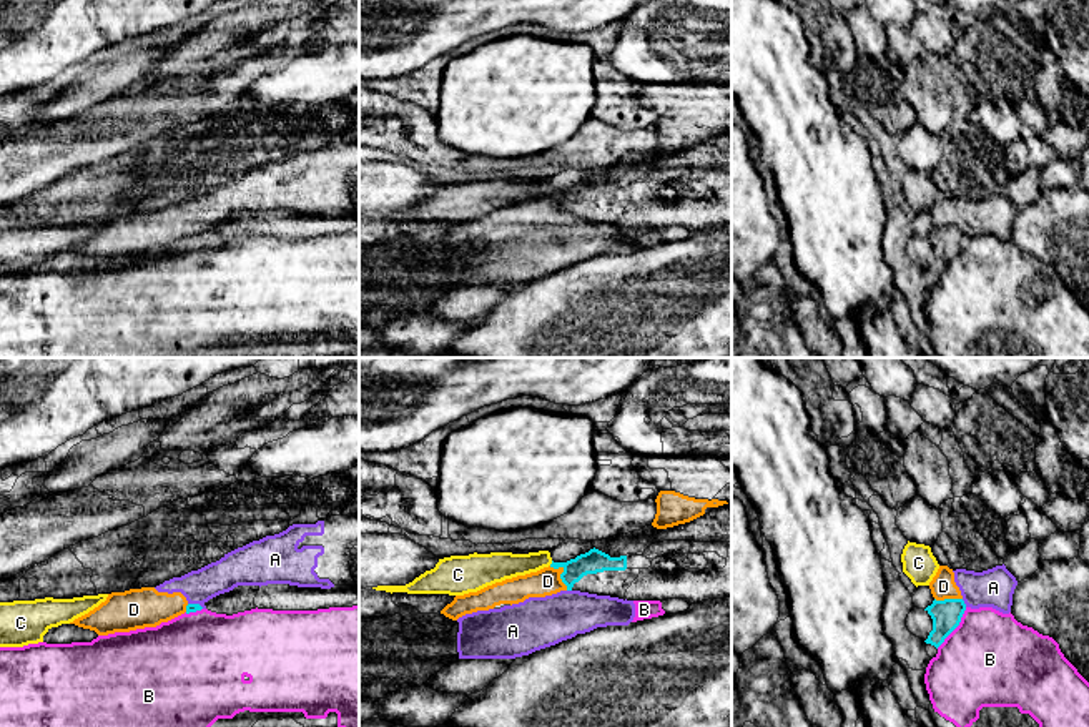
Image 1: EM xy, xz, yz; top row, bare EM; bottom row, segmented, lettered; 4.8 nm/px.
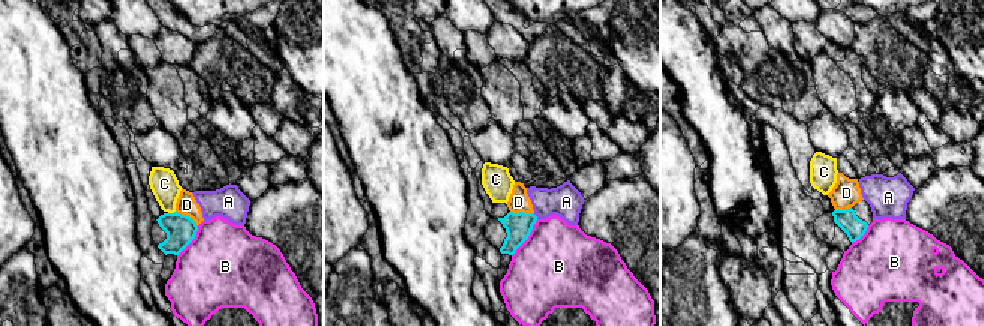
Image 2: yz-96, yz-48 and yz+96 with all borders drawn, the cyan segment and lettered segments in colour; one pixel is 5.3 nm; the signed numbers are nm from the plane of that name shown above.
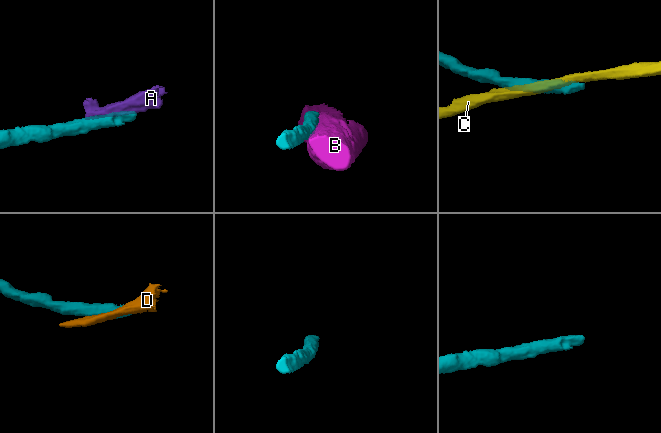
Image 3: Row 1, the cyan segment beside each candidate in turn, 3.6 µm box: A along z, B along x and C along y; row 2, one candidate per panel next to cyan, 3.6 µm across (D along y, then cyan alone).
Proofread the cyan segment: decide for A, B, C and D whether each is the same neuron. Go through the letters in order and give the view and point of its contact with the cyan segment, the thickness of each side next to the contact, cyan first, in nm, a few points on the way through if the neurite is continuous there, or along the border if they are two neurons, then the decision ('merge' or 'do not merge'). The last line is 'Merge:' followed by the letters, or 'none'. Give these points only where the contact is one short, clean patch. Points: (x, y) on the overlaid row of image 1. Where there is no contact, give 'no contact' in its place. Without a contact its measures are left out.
A: meets cyan in yz at (963, 603); 150 nm thick on the cyan side, 190 nm on the other; border along yz (961, 599), (966, 606); do not merge
B: meets cyan in yz at (956, 626); 150 nm thick on the cyan side, 460 nm on the other; do not merge
C: meets cyan in xz at (552, 563); 120 nm thick on the cyan side, 140 nm on the other; do not merge
D: meets cyan in xz at (562, 573); 120 nm thick on the cyan side, 130 nm on the other; do not merge
Merge: none

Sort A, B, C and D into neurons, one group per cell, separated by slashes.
A D / B / C

